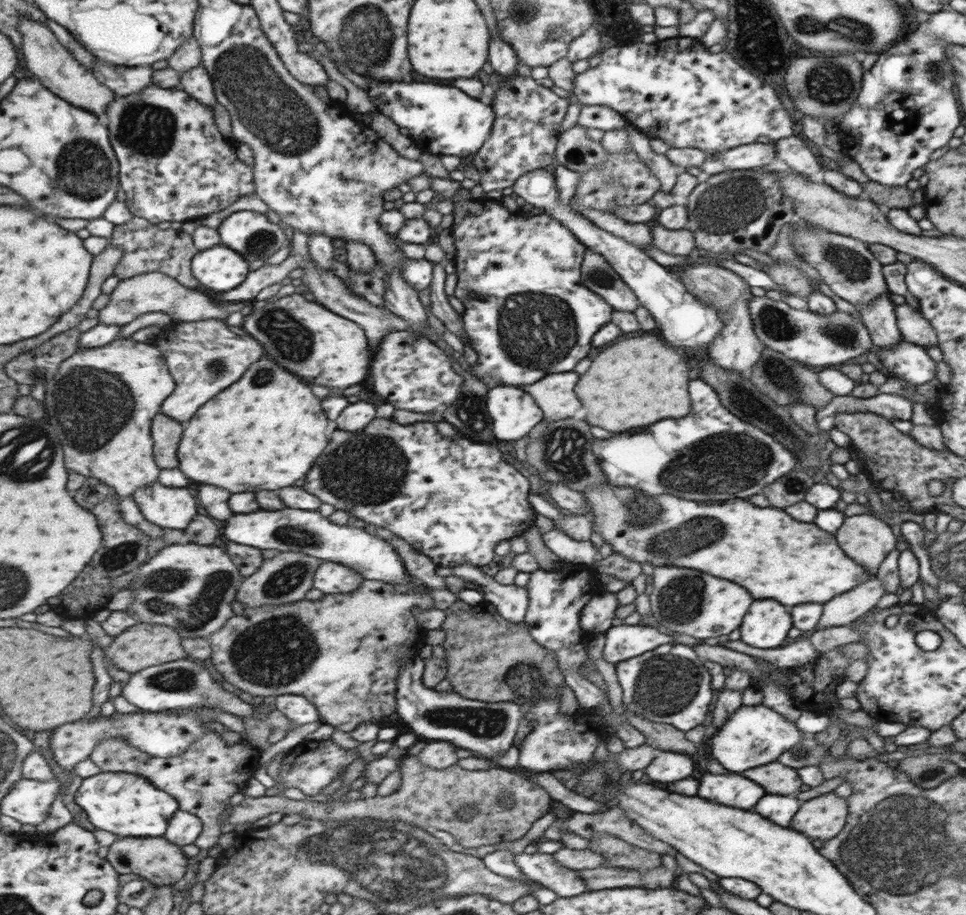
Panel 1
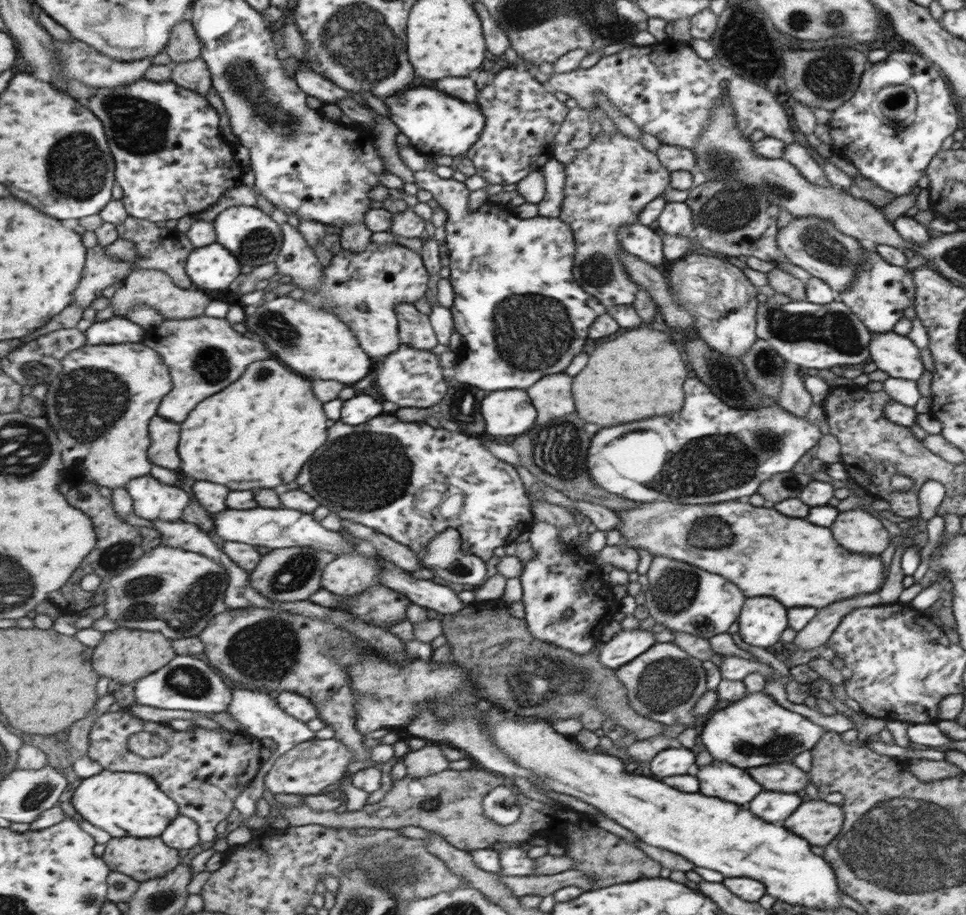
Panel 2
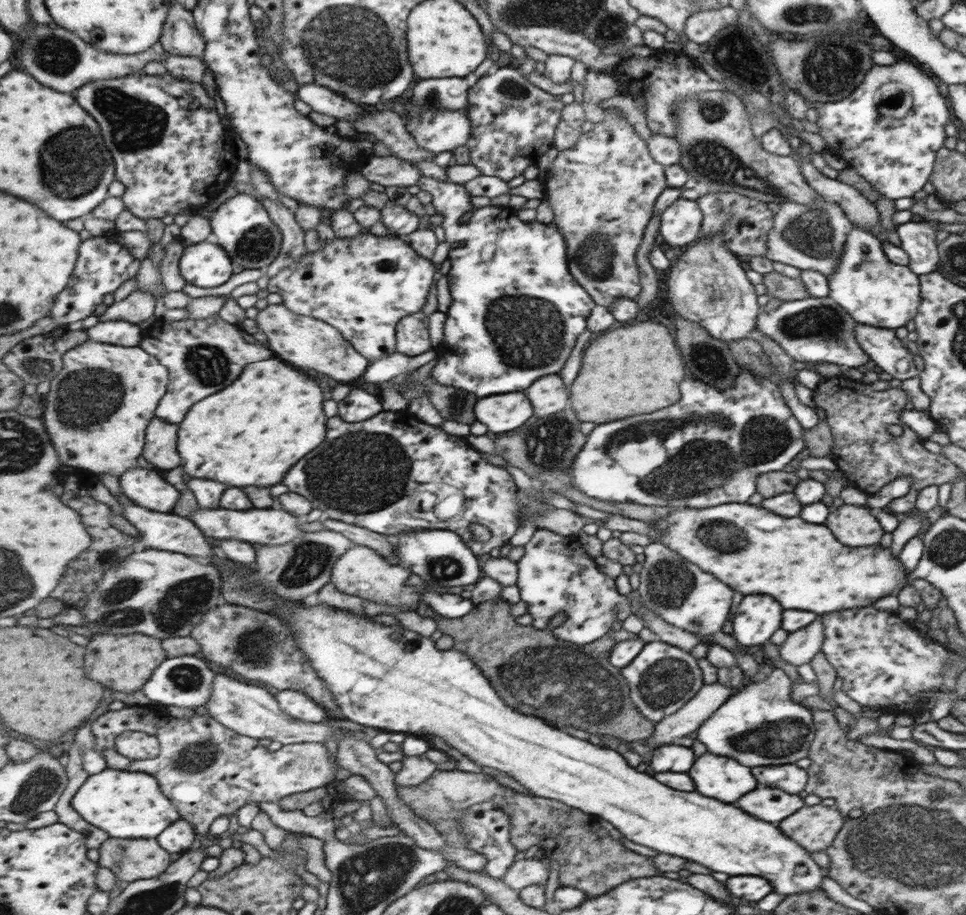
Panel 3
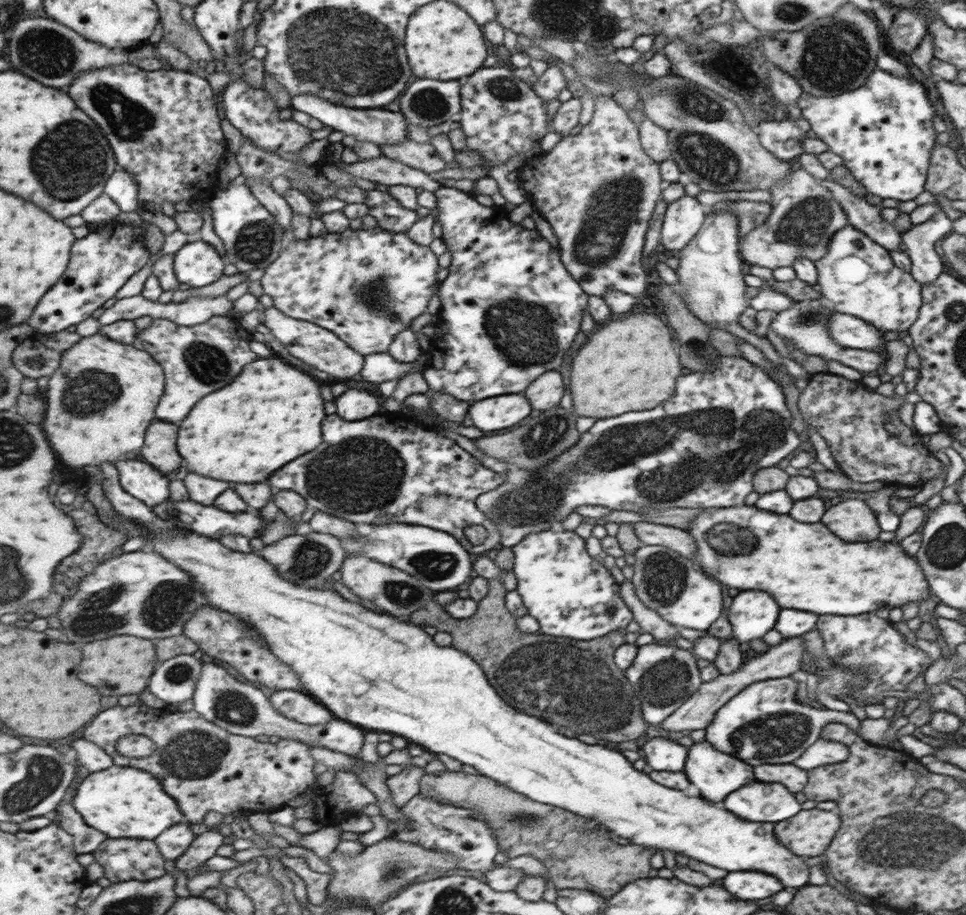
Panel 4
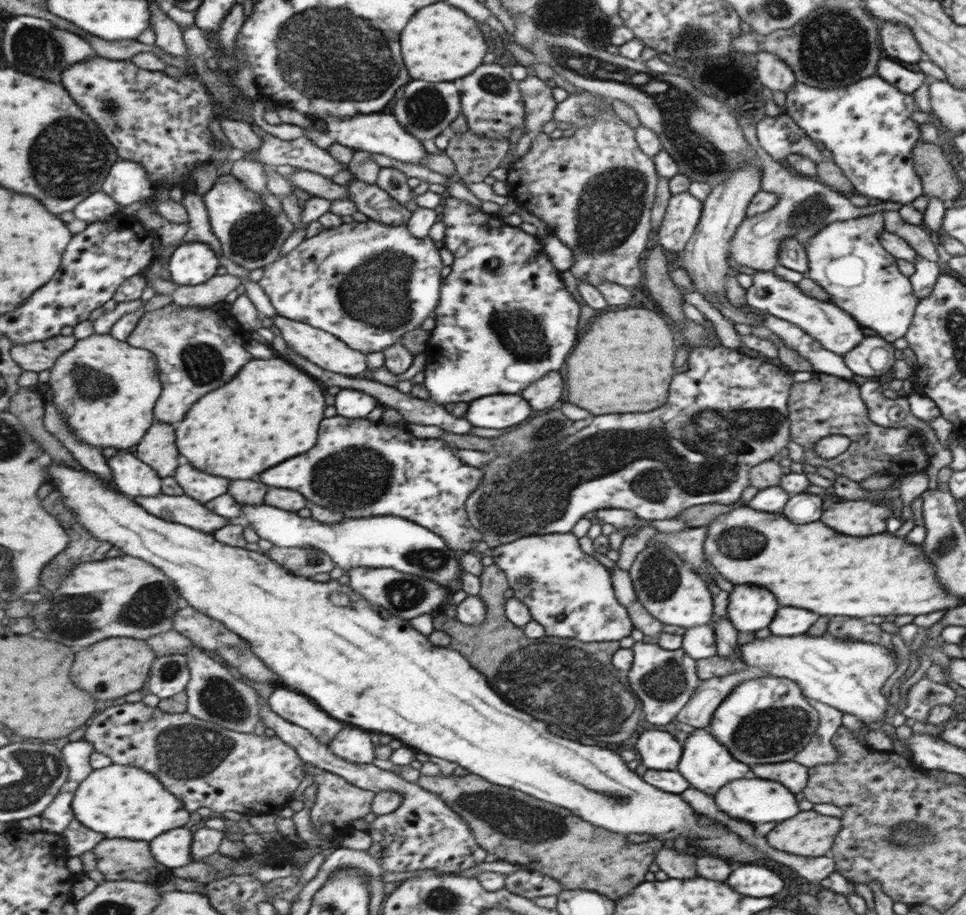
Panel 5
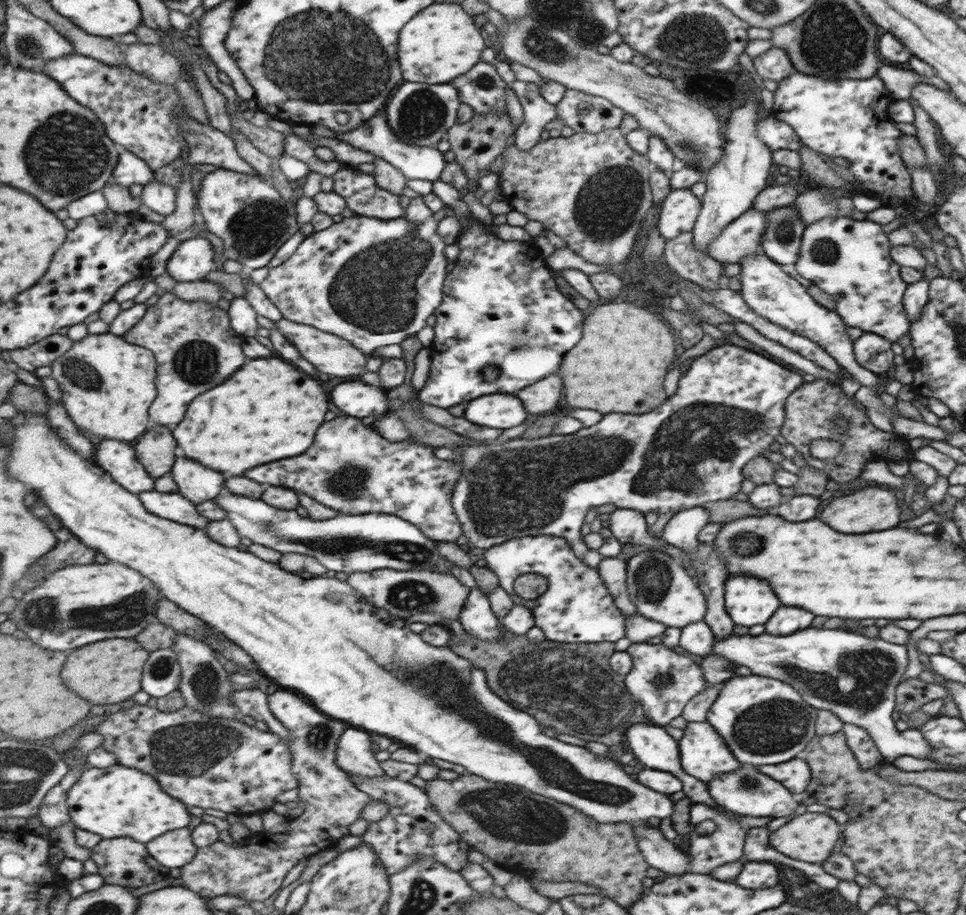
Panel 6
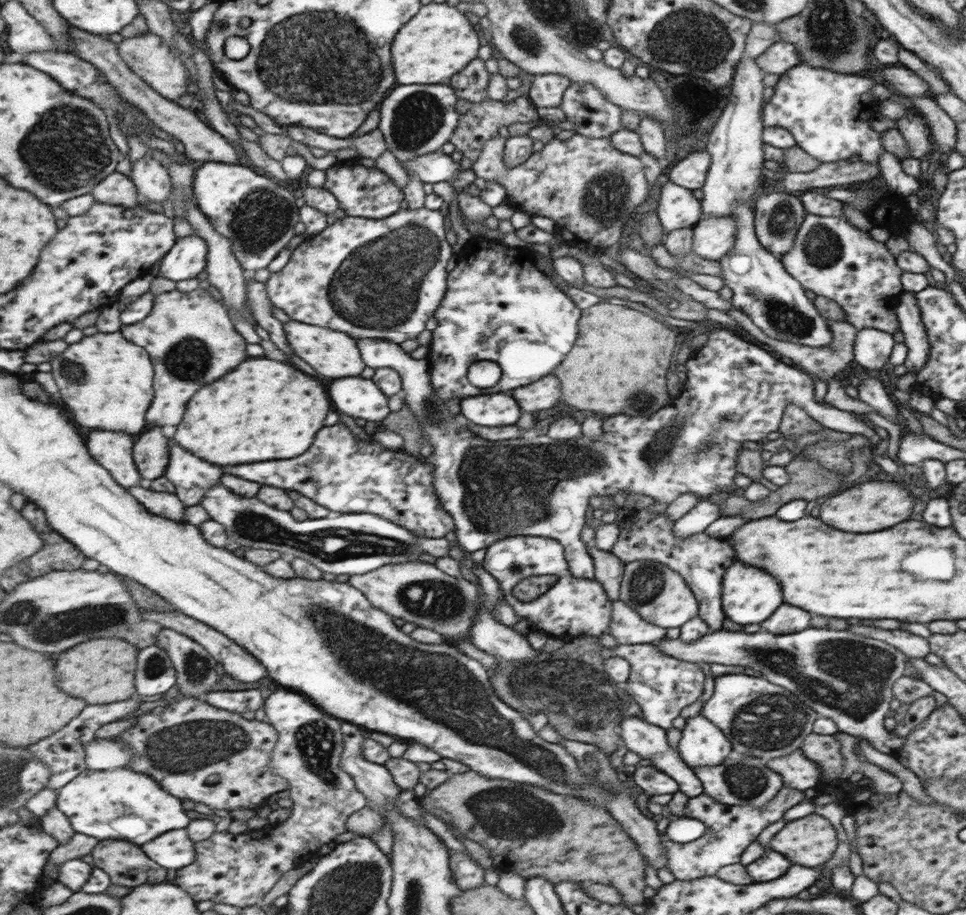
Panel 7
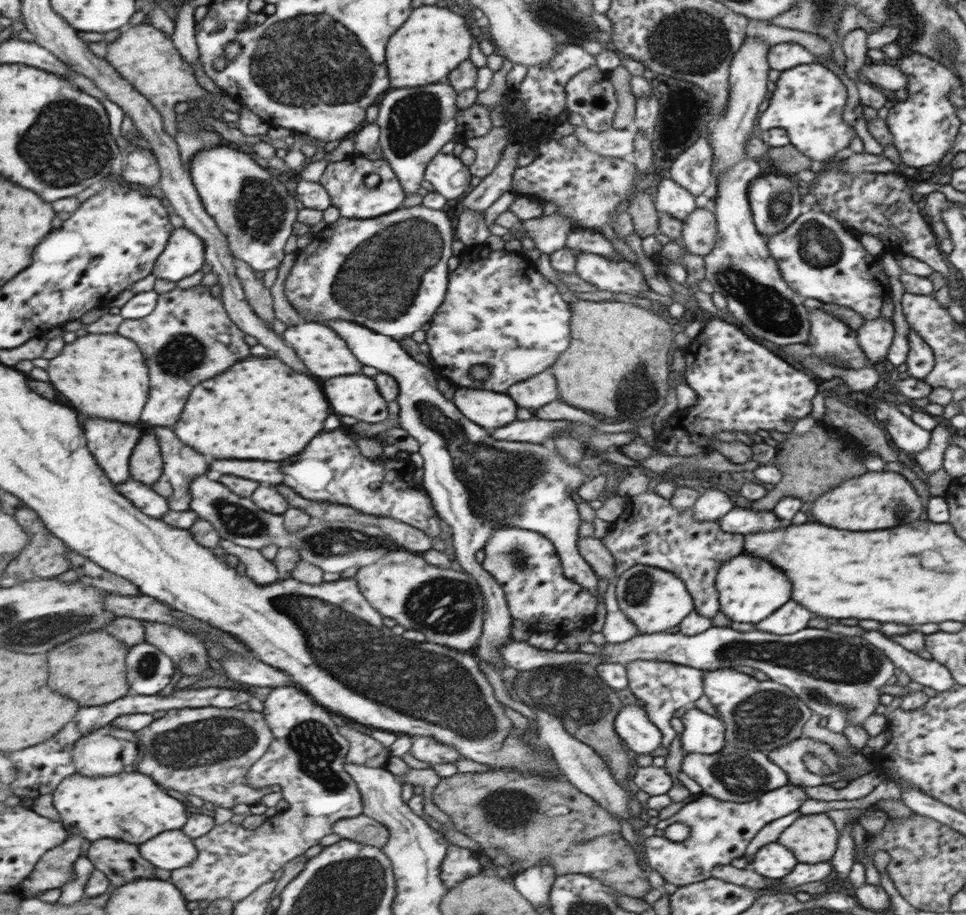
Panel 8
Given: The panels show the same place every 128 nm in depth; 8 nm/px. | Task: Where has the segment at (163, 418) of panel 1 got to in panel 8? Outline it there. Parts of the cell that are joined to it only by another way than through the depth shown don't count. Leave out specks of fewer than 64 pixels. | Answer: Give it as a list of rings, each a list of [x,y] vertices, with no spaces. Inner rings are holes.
[[[156,434],[144,436],[131,458],[133,478],[147,485],[156,484],[165,474],[163,447]]]

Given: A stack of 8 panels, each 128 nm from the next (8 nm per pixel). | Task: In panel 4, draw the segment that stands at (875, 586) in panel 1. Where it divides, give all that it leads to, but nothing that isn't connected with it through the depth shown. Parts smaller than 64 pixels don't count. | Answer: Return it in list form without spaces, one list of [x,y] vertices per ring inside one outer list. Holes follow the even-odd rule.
[[[802,636],[788,638],[788,640],[769,648],[767,653],[752,658],[742,668],[732,671],[730,674],[719,674],[716,678],[700,684],[698,690],[659,725],[670,732],[705,729],[715,717],[715,712],[746,686],[770,678],[784,678],[792,674],[800,675],[804,654],[806,654],[806,643],[802,640]]]

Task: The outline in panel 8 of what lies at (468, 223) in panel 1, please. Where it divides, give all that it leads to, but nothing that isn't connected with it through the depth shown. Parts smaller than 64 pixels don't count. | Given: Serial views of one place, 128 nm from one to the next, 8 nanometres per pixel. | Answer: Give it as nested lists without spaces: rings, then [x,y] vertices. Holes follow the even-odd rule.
[[[482,244],[467,247],[462,258],[459,258],[457,268],[449,272],[444,302],[436,310],[432,322],[429,322],[430,329],[426,331],[425,342],[430,347],[429,355],[434,368],[441,374],[442,381],[449,390],[454,388],[454,384],[458,384],[468,388],[506,392],[506,388],[510,388],[512,384],[550,368],[560,352],[564,352],[570,344],[572,308],[568,308],[568,304],[562,300],[556,286],[548,280],[544,282],[544,278],[534,270],[532,262],[524,253],[509,252],[506,249],[492,251],[486,244],[483,247],[488,250],[488,257],[482,250]],[[474,364],[485,364],[488,368],[498,370],[490,370],[486,382],[474,382],[468,376],[468,371]]]

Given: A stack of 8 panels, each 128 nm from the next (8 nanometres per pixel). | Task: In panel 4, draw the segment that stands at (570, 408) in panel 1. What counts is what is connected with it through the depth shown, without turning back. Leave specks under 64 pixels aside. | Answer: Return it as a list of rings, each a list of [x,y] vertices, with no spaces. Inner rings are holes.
[[[548,372],[544,378],[532,382],[532,390],[526,390],[524,394],[532,398],[532,406],[536,406],[536,410],[548,410],[560,404],[564,396],[564,380],[558,372]]]

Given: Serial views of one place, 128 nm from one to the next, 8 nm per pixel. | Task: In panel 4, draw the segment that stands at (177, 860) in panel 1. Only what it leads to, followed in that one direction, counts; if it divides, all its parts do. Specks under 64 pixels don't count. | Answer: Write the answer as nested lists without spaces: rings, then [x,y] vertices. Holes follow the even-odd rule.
[[[110,838],[100,846],[100,850],[97,850],[95,855],[97,860],[106,867],[107,878],[112,883],[132,879],[150,881],[152,878],[162,878],[168,874],[166,858],[160,852],[156,842],[140,842],[136,838]],[[122,854],[128,854],[126,858],[140,870],[138,874],[122,874],[126,872],[126,866],[124,868],[114,866],[118,864],[118,860],[112,860],[112,858],[118,858]]]

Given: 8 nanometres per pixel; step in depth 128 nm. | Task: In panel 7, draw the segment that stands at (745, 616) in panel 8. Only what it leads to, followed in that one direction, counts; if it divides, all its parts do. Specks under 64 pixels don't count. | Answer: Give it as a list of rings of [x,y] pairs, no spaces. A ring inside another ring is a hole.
[[[736,562],[736,566],[732,566],[732,570],[728,568],[724,574],[724,610],[728,610],[728,618],[732,622],[760,624],[784,602],[782,598],[784,596],[778,580],[760,568]]]

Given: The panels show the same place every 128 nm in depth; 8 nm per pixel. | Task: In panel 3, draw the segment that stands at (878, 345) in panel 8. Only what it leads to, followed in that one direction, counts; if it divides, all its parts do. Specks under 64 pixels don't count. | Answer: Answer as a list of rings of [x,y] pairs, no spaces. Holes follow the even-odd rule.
[[[810,296],[802,300],[783,302],[768,313],[761,311],[757,327],[779,343],[786,354],[798,363],[832,362],[848,368],[866,369],[871,365],[871,360],[856,340],[853,331],[855,326],[856,321],[832,298]]]

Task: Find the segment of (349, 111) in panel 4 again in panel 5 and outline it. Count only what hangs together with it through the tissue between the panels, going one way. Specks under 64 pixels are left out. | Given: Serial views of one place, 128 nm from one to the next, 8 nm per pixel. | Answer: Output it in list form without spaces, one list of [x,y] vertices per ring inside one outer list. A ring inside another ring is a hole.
[[[377,112],[376,114],[357,114],[350,118],[326,118],[324,120],[328,124],[328,132],[314,130],[312,128],[304,128],[306,137],[310,138],[319,148],[328,150],[332,144],[343,144],[348,148],[354,148],[356,151],[365,150],[371,154],[384,154],[388,158],[400,160],[400,162],[408,162],[408,164],[420,165],[429,152],[424,149],[419,138],[408,134],[404,127],[397,122],[393,114]]]

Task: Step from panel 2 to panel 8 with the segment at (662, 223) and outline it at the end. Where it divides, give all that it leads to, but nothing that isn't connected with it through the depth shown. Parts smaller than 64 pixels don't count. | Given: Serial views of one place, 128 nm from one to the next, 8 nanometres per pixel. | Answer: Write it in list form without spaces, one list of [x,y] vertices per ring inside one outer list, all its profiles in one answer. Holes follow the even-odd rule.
[[[662,180],[654,195],[656,210],[668,213],[670,216],[683,221],[691,212],[697,209],[695,195],[676,184],[674,180]]]

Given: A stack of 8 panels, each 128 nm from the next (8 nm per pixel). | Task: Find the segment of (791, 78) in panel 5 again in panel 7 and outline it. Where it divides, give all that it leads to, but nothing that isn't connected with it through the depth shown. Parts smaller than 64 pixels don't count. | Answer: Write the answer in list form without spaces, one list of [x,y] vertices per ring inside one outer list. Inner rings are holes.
[[[782,41],[772,44],[765,52],[757,56],[755,62],[760,66],[760,70],[768,74],[776,74],[776,76],[782,76],[790,68],[802,64],[800,55],[796,52],[796,46]]]

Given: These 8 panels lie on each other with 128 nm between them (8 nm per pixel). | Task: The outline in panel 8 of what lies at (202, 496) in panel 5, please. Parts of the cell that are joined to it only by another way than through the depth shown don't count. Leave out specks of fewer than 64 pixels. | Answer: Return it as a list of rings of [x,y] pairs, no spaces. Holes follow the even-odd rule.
[[[156,426],[154,428],[163,447],[165,474],[174,485],[175,493],[169,498],[172,511],[192,509],[193,492],[191,484],[200,476],[210,472],[210,462],[204,454],[186,446],[172,428]]]

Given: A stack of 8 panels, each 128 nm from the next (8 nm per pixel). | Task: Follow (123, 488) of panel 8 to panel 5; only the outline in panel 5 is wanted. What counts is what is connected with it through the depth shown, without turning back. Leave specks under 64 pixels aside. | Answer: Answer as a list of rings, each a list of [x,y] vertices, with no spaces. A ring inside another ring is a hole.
[[[162,493],[155,497],[135,497],[137,503],[146,507],[150,514],[179,524],[186,524],[204,532],[216,532],[230,524],[228,518],[214,514],[202,502],[190,496],[174,496]]]

